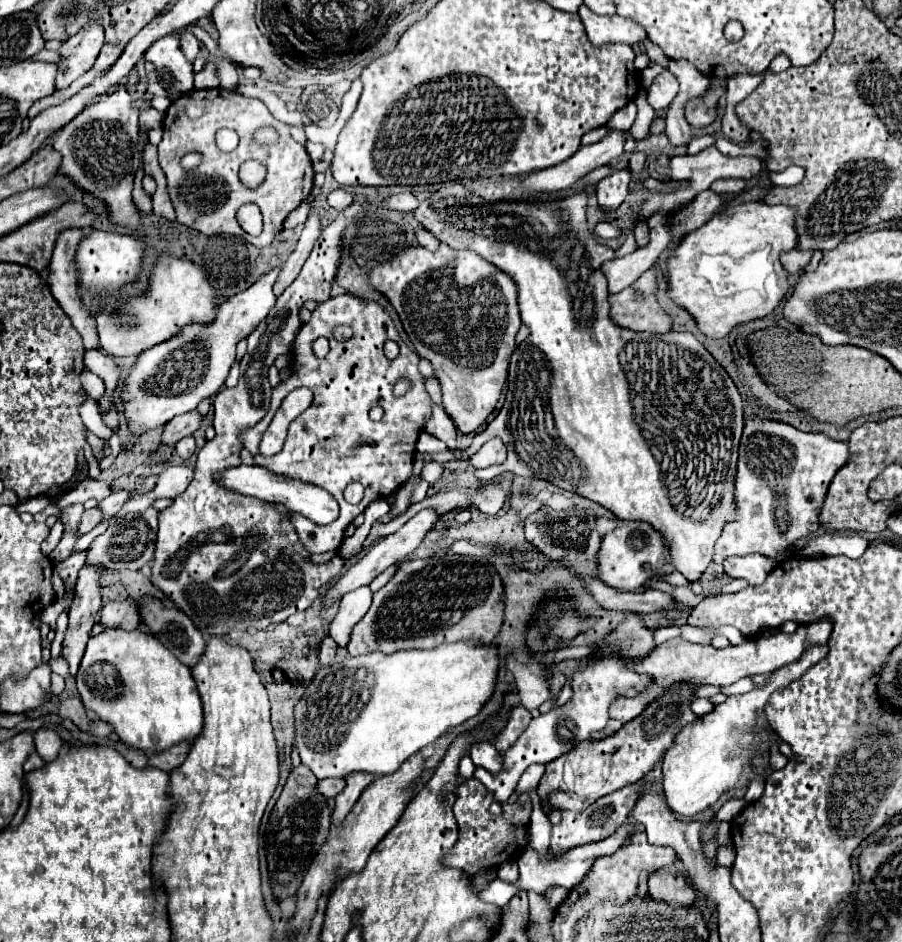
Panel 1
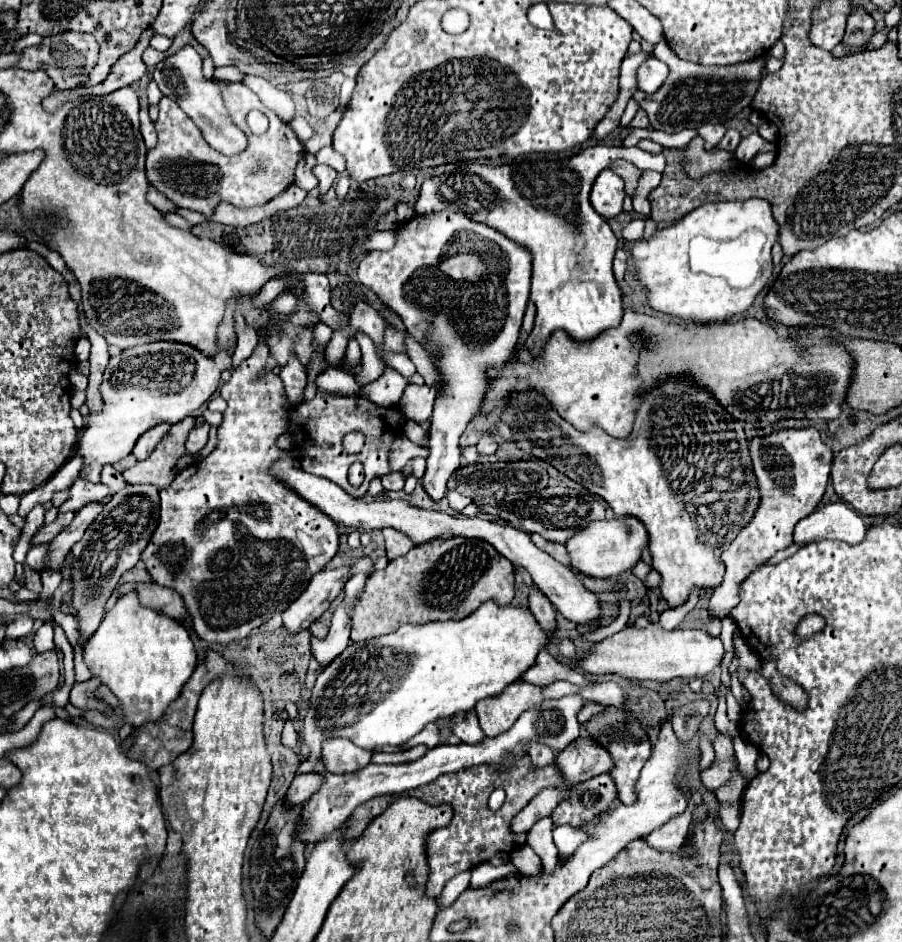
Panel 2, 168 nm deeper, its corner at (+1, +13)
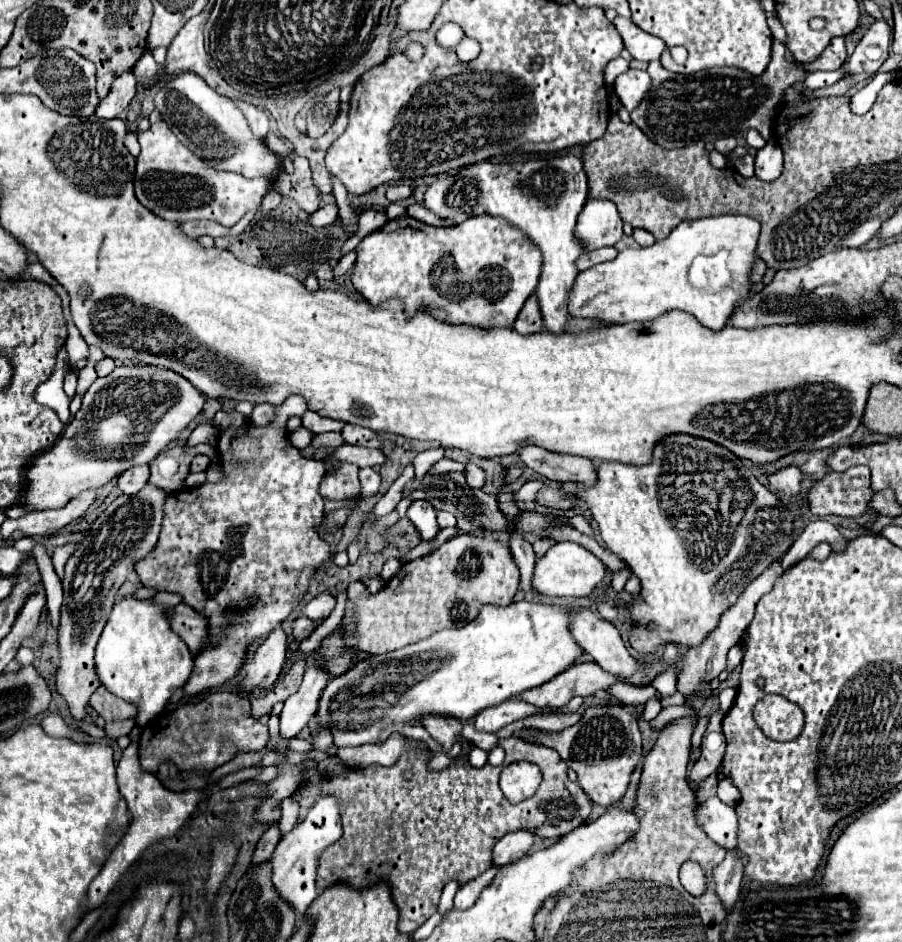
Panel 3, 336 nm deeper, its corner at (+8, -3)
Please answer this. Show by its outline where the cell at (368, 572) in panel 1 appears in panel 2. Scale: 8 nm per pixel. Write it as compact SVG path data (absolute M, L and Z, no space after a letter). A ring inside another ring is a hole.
M351 558L351 564L345 564L335 570L317 572L305 592L283 612L283 626L289 632L301 632L309 628L321 614L329 608L329 604L339 596L345 582L349 580L349 570L359 558Z

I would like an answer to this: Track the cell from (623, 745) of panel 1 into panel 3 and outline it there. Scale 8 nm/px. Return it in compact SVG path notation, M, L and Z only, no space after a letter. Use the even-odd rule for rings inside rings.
M528 830L506 834L494 846L494 856L492 856L494 866L504 866L520 860L520 856L528 854L528 850L532 848L532 842L534 842L534 834Z

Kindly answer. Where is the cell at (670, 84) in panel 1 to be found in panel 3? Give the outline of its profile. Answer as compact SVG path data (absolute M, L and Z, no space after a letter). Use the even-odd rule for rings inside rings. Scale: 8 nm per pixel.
M630 68L614 80L614 92L626 110L634 110L644 98L650 86L650 76L646 70Z

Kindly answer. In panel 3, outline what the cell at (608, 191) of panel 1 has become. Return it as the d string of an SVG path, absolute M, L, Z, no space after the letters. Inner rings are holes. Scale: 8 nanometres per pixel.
M588 200L578 216L576 222L576 240L580 240L580 244L584 244L586 252L592 252L596 248L604 248L604 246L614 246L620 242L620 238L624 236L622 232L622 220L618 216L616 206L610 200Z

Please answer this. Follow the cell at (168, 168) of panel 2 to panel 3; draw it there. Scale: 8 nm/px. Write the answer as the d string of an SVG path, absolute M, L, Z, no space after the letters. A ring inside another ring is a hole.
M164 120L140 132L138 140L142 152L136 158L134 192L142 206L164 220L174 220L178 224L188 220L214 220L232 228L246 212L260 208L264 194L274 182L270 178L244 178L234 172L214 170L192 154Z

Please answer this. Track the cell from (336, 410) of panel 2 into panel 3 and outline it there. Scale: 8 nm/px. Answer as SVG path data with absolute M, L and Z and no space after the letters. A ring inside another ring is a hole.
M342 464L342 468L334 474L326 474L320 484L320 494L330 500L350 500L360 492L358 482L358 466Z

